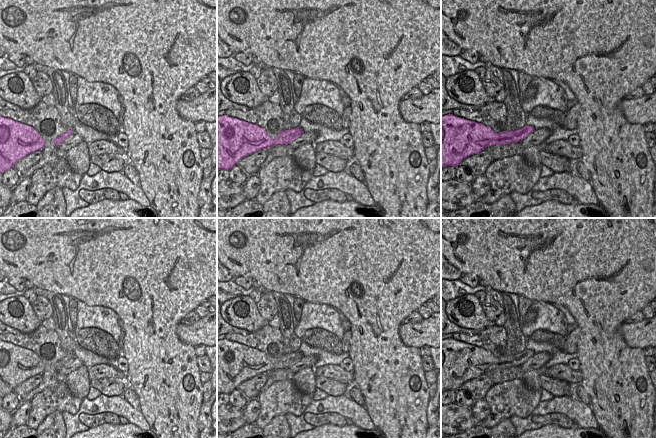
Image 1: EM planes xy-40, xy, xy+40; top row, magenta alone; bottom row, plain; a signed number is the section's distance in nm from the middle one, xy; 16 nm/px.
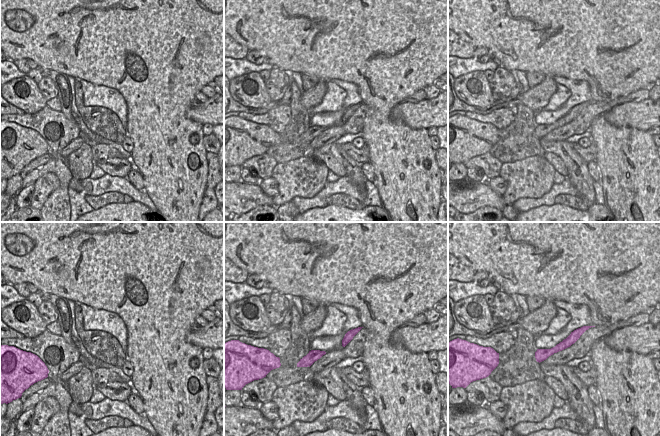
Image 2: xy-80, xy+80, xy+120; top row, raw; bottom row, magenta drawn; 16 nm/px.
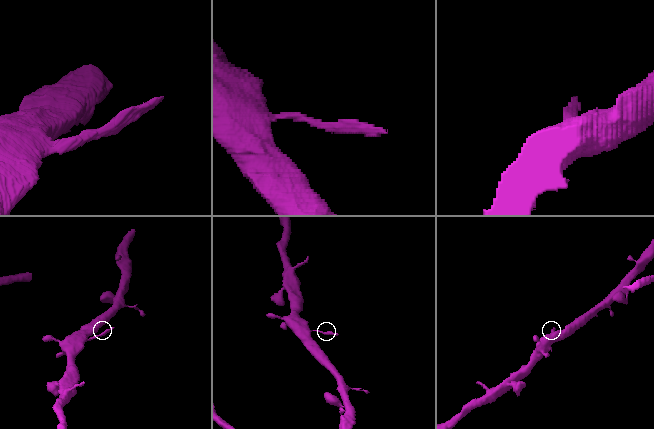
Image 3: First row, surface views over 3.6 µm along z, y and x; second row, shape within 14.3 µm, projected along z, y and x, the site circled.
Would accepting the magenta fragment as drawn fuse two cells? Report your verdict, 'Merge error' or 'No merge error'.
Merge error.

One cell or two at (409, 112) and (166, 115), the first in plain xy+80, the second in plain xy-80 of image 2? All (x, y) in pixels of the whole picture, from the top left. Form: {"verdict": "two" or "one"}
{"verdict": "two"}

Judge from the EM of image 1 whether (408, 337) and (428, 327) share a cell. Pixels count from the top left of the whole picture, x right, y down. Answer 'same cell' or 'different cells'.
same cell

